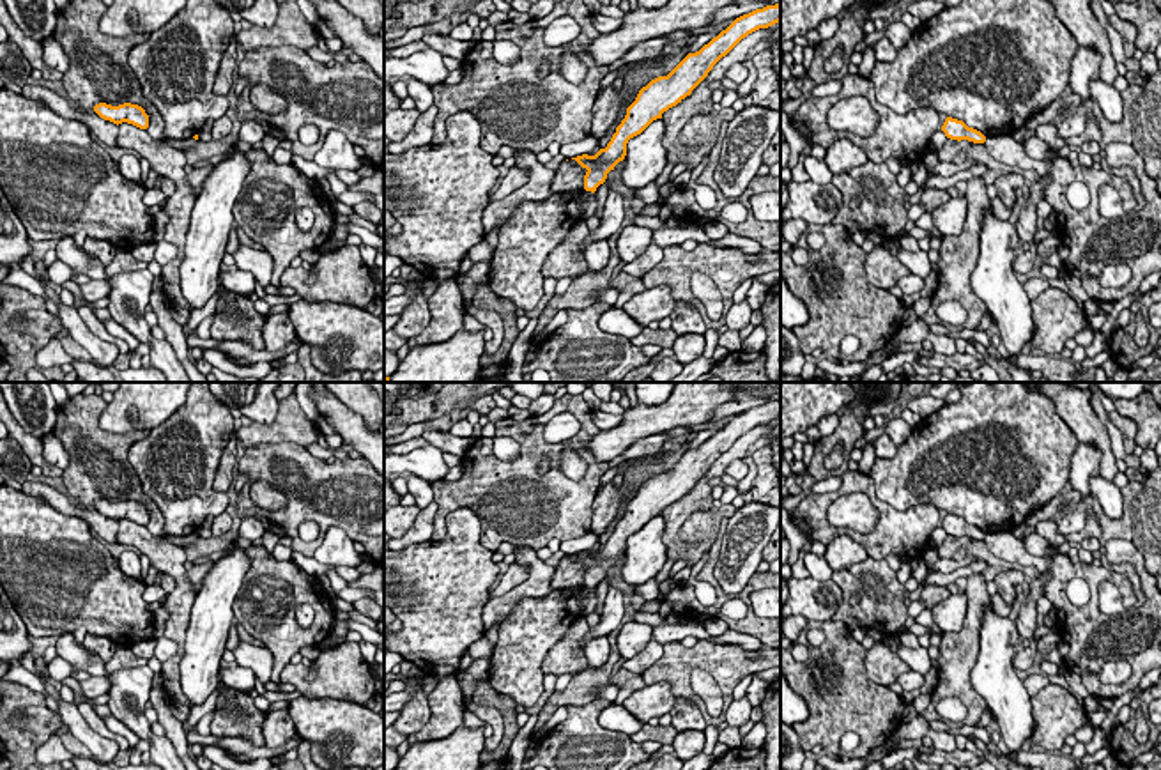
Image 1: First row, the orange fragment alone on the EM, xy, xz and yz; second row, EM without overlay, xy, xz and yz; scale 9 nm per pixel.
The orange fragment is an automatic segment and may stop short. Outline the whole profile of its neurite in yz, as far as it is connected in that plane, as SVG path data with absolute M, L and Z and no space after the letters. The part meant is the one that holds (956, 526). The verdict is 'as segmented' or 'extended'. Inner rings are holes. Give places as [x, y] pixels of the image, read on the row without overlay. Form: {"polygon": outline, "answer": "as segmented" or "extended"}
{"polygon": "M952 513L945 515L942 527L945 529L947 535L957 536L957 538L961 538L961 536L968 536L973 540L986 538L986 533L980 527L968 524L963 517L957 517Z", "answer": "as segmented"}

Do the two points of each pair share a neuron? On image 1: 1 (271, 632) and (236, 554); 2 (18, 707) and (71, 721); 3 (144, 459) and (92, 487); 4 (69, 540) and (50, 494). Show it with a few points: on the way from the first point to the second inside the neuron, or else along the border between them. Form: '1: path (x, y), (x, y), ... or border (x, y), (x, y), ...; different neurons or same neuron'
1: border (246, 549), (248, 570), (234, 602), (234, 615); different neurons
2: border (57, 712), (69, 731); different neurons
3: border (149, 431), (130, 448), (128, 462), (154, 501); different neurons
4: border (22, 489), (61, 512), (78, 515), (91, 528); different neurons

